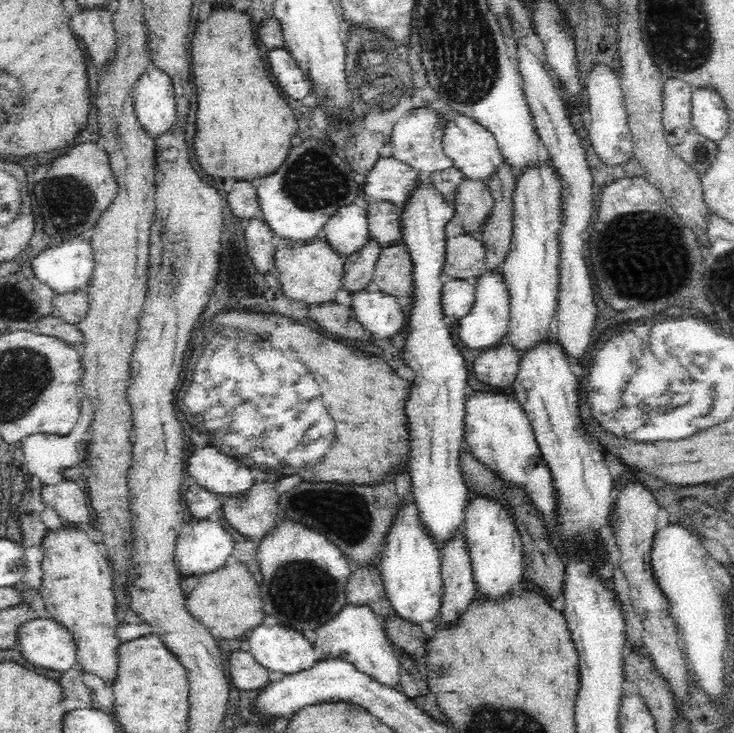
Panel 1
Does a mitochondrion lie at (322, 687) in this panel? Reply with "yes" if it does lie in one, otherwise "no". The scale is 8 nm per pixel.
no

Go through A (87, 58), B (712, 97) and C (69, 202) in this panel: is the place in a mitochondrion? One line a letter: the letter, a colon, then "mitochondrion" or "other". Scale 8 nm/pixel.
A: other
B: other
C: mitochondrion

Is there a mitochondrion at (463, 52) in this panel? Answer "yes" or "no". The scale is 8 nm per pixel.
yes

